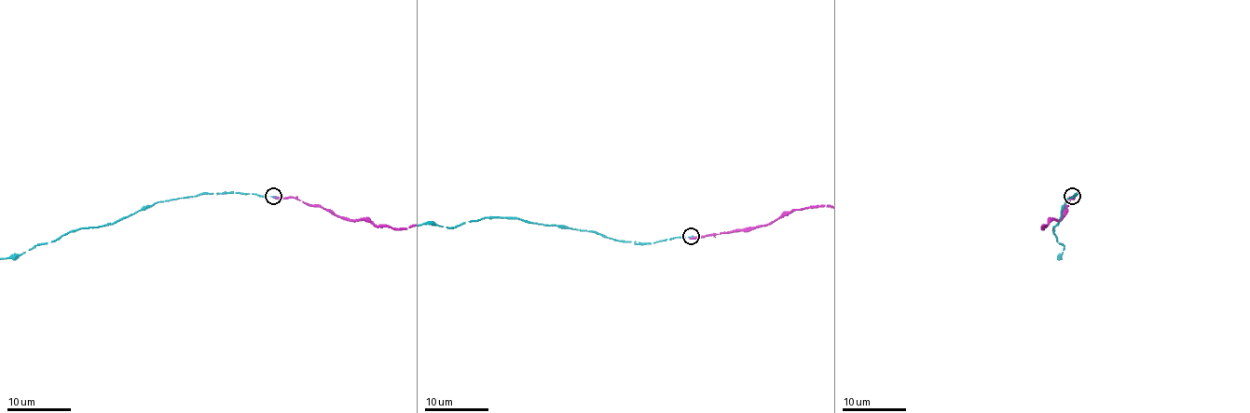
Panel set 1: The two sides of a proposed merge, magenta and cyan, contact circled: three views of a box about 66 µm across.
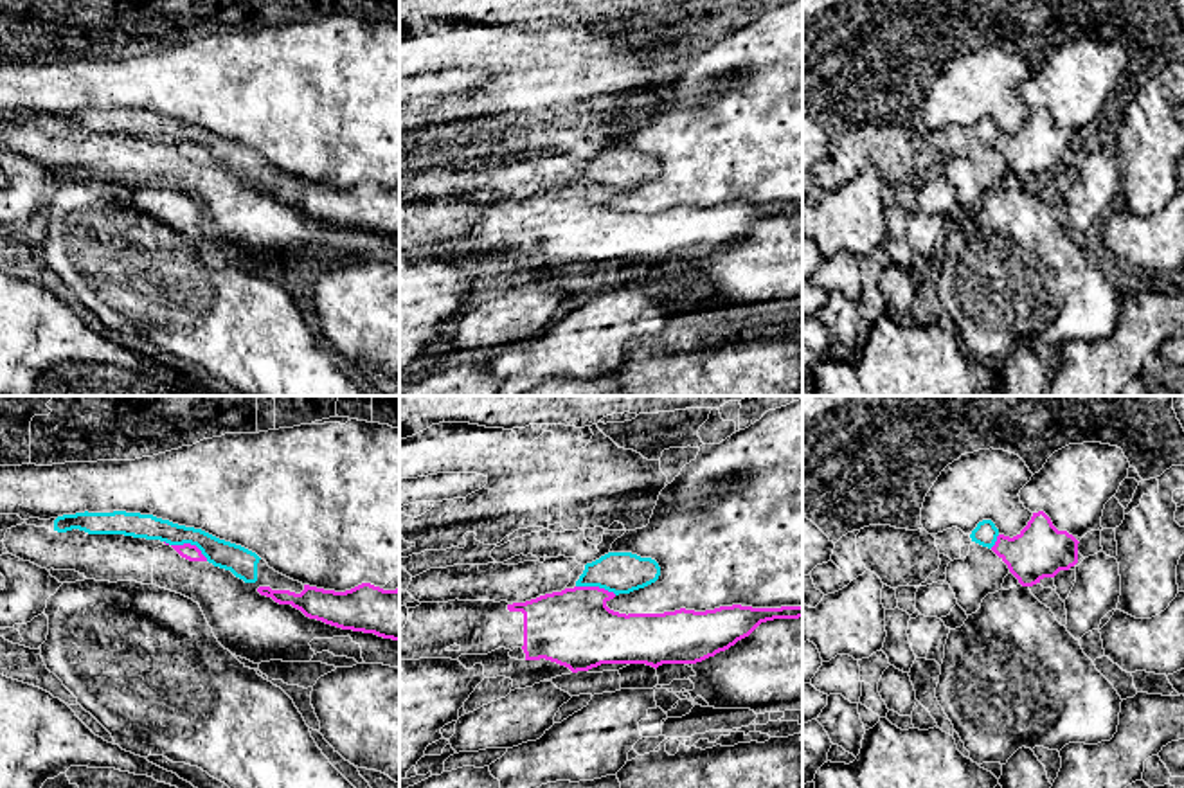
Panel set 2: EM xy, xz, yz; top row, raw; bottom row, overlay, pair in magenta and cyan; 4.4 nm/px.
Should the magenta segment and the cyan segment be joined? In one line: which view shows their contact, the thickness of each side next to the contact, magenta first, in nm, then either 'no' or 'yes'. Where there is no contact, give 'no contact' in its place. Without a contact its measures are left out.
contact in xy; calibres 70 and 120 nm; no

